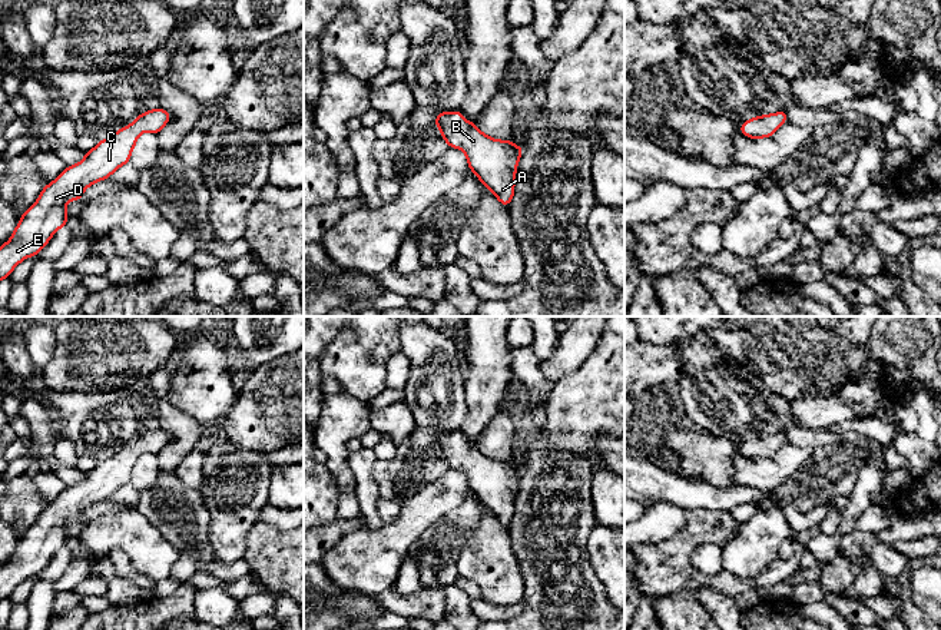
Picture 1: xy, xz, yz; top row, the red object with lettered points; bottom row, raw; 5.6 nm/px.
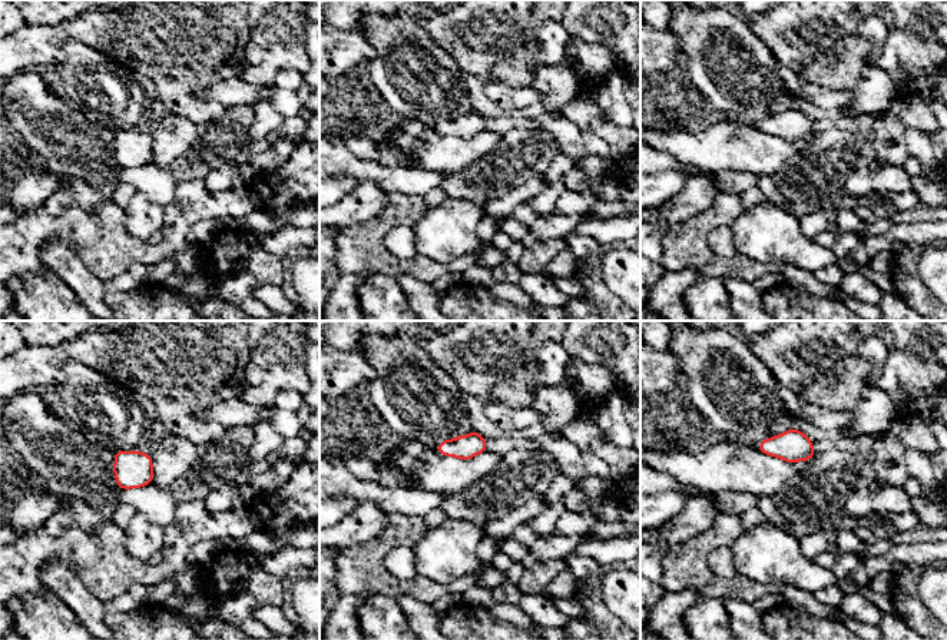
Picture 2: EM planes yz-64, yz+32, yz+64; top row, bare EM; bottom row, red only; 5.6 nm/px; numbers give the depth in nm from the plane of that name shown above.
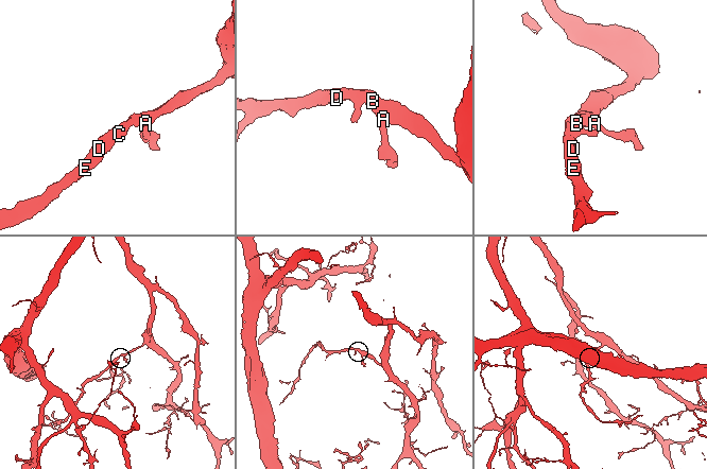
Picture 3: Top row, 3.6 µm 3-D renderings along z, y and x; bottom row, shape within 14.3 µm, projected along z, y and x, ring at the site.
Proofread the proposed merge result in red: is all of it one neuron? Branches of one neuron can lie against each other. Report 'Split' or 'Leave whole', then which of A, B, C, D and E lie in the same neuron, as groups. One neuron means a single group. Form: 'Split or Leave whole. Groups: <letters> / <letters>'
Leave whole. Groups: A B C D E

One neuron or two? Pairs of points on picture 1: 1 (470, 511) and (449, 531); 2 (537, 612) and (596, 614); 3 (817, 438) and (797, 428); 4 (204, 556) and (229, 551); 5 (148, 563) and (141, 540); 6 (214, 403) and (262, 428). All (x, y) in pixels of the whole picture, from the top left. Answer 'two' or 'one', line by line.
1: one
2: one
3: one
4: two
5: one
6: two

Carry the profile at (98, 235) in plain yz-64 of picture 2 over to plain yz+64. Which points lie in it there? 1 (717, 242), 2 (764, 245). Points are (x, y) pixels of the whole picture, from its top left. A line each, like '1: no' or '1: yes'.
1: no
2: no

